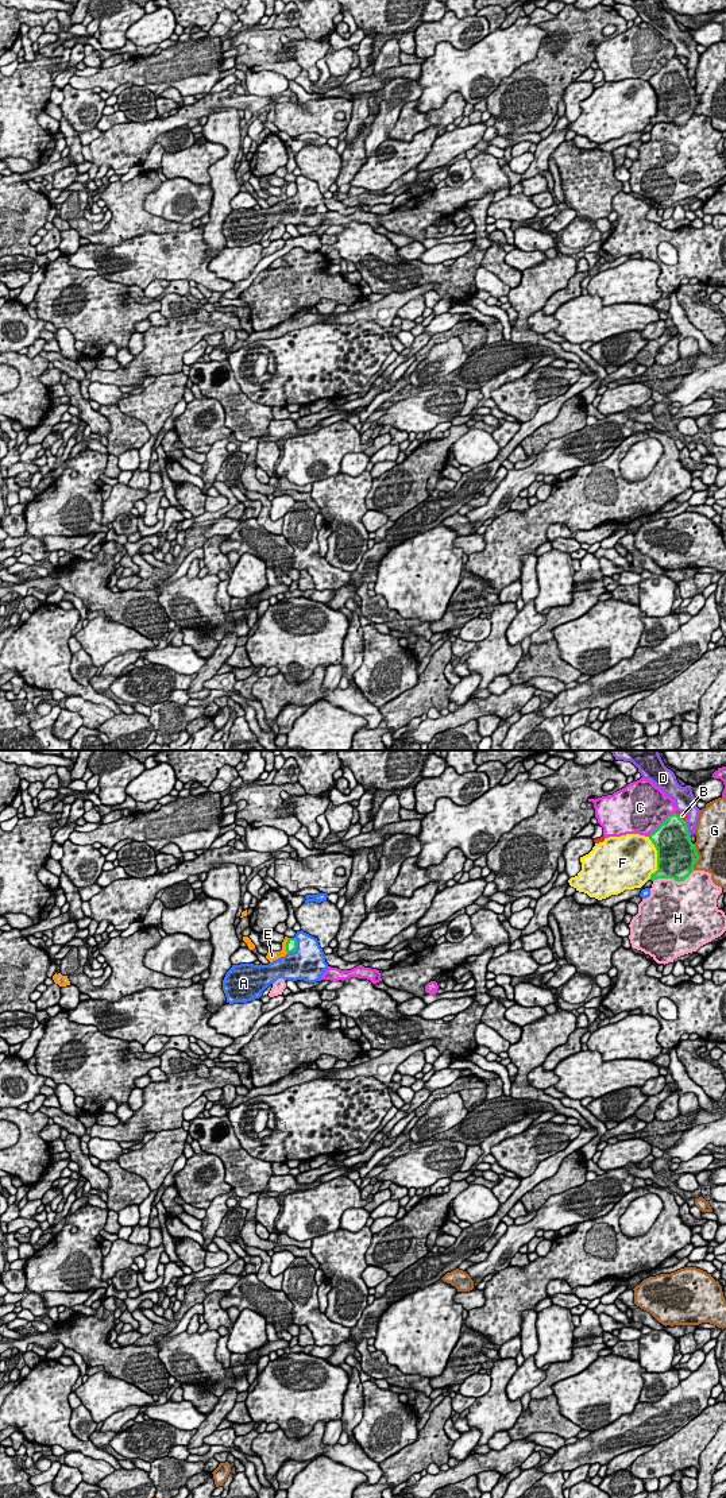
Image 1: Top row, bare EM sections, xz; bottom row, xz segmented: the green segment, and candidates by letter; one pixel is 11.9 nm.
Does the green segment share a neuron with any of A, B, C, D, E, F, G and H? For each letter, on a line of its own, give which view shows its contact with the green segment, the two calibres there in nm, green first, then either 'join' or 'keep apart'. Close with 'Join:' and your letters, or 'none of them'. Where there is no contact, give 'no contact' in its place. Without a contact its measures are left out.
A: xz | 130/420 nm | keep apart
B: xz | 400/70 nm | keep apart
C: xz | 440/500 nm | keep apart
D: xz | 440/160 nm | keep apart
E: xz | 130/130 nm | keep apart
F: xz | 480/480 nm | keep apart
G: xz | 460/360 nm | keep apart
H: xz | 440/460 nm | keep apart
Join: none of them

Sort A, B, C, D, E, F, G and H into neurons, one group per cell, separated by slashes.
A / B / C / D / E / F / G / H

